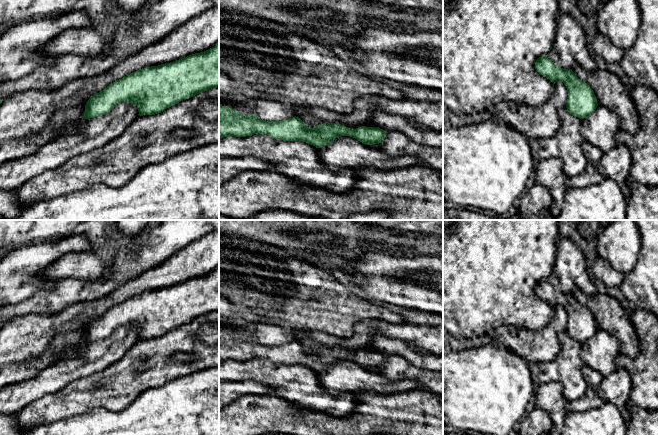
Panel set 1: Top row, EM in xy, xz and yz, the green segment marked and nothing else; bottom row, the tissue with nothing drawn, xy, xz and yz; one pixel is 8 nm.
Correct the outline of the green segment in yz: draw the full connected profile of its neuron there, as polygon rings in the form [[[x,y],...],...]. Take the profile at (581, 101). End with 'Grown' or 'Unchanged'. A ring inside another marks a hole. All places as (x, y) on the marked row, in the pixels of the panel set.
[[[547,55],[536,60],[535,69],[554,84],[558,81],[564,83],[568,92],[566,108],[570,115],[584,119],[596,110],[598,103],[593,90],[572,69],[556,66]]]. Unchanged

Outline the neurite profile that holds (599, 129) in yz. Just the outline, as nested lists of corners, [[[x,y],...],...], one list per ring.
[[[598,105],[593,113],[581,120],[580,133],[584,141],[604,153],[617,144],[615,135],[619,129],[617,115],[608,108]]]

